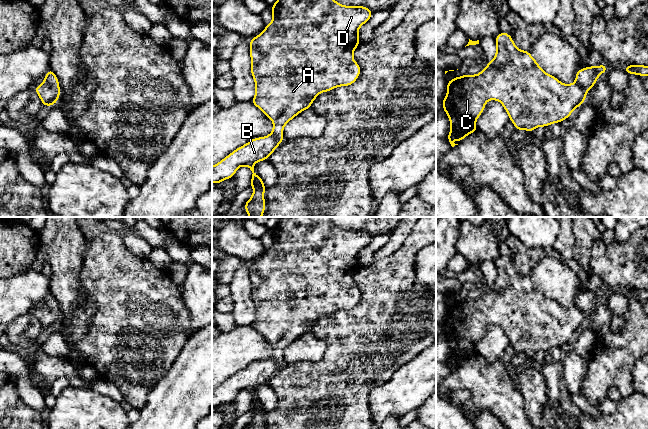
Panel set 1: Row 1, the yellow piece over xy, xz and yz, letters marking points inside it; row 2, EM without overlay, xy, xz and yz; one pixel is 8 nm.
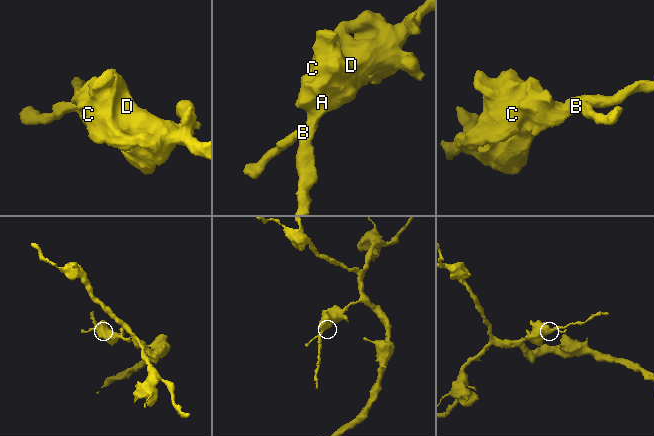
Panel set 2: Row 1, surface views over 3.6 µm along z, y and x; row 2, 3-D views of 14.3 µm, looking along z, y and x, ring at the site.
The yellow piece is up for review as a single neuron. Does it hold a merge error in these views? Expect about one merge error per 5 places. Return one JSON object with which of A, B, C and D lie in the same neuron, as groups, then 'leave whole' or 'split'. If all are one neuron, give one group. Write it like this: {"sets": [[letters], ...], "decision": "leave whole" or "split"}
{"sets": [["A", "B", "C", "D"]], "decision": "leave whole"}

